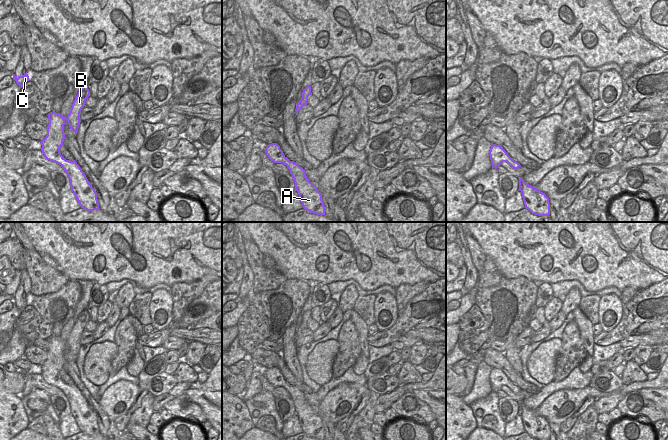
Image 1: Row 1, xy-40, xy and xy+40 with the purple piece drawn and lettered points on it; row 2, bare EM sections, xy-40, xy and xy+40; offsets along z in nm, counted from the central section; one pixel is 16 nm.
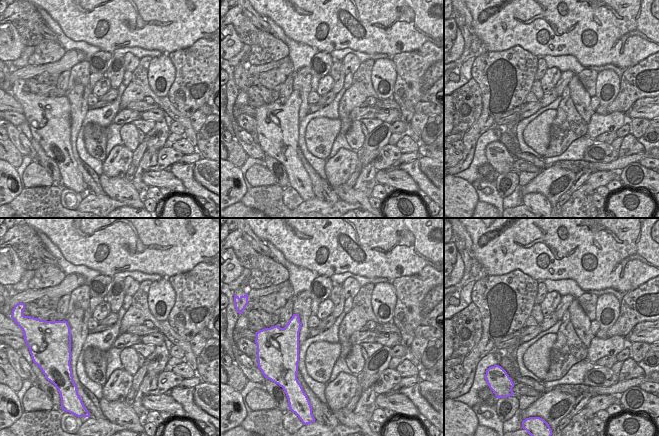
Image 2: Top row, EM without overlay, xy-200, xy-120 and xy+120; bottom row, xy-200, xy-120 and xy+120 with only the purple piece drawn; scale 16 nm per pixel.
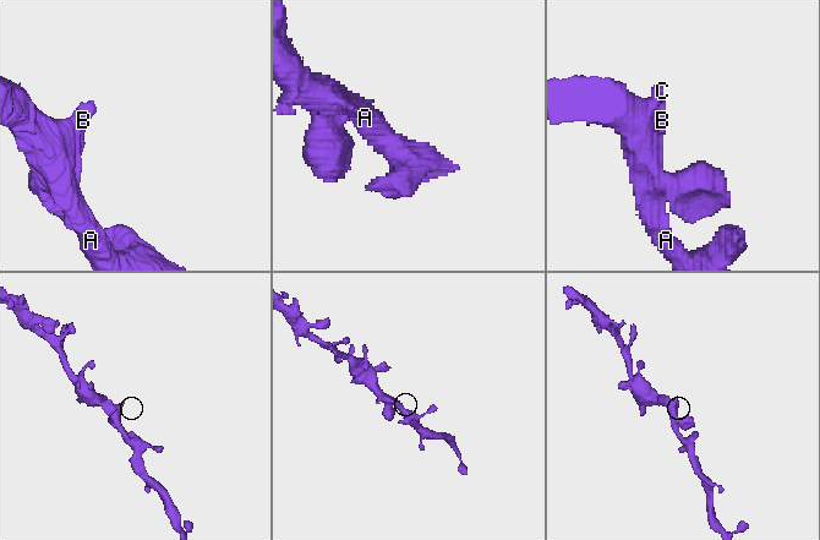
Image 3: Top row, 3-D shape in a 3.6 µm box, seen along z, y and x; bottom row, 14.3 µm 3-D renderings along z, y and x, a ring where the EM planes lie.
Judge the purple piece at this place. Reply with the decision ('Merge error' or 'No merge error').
No merge error

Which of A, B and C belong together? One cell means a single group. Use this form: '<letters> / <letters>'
A B C

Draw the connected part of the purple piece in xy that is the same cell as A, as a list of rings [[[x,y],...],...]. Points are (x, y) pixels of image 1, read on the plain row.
[[[277,367],[267,369],[265,377],[274,387],[283,387],[288,391],[294,403],[295,413],[298,416],[303,432],[310,437],[325,439],[322,419],[317,411],[308,404],[305,394],[297,387],[290,385]]]

